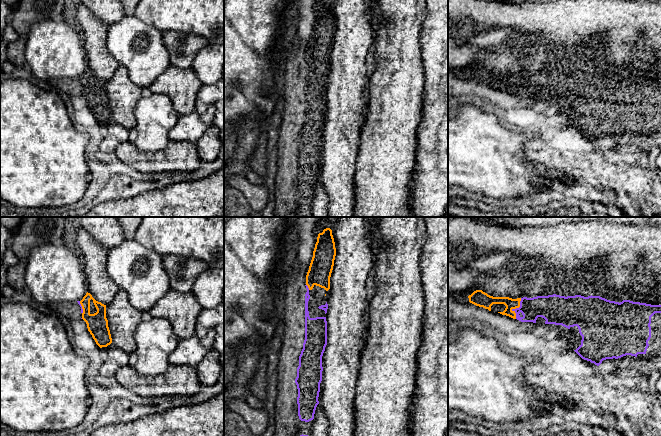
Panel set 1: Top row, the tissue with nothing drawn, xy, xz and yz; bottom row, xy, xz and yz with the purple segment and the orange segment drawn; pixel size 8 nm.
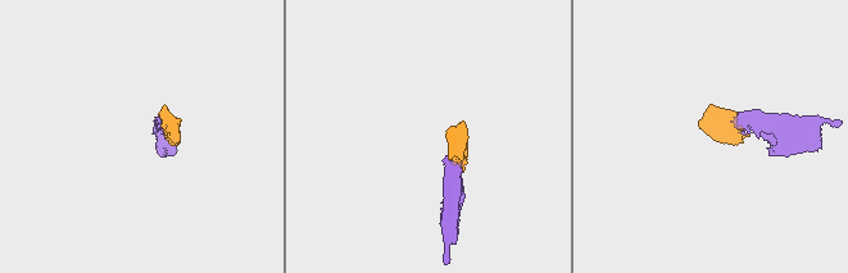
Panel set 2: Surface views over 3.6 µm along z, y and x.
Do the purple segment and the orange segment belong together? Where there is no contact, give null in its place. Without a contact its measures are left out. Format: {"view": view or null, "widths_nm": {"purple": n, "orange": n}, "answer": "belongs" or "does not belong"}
{"view": "yz", "widths_nm": {"purple": 190, "orange": 110}, "answer": "belongs"}

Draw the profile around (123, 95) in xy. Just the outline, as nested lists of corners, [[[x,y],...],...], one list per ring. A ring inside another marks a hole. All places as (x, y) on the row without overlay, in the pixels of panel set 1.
[[[124,66],[117,68],[114,75],[106,81],[106,94],[112,121],[131,130],[136,126],[134,108],[143,97],[142,87],[133,83]]]

